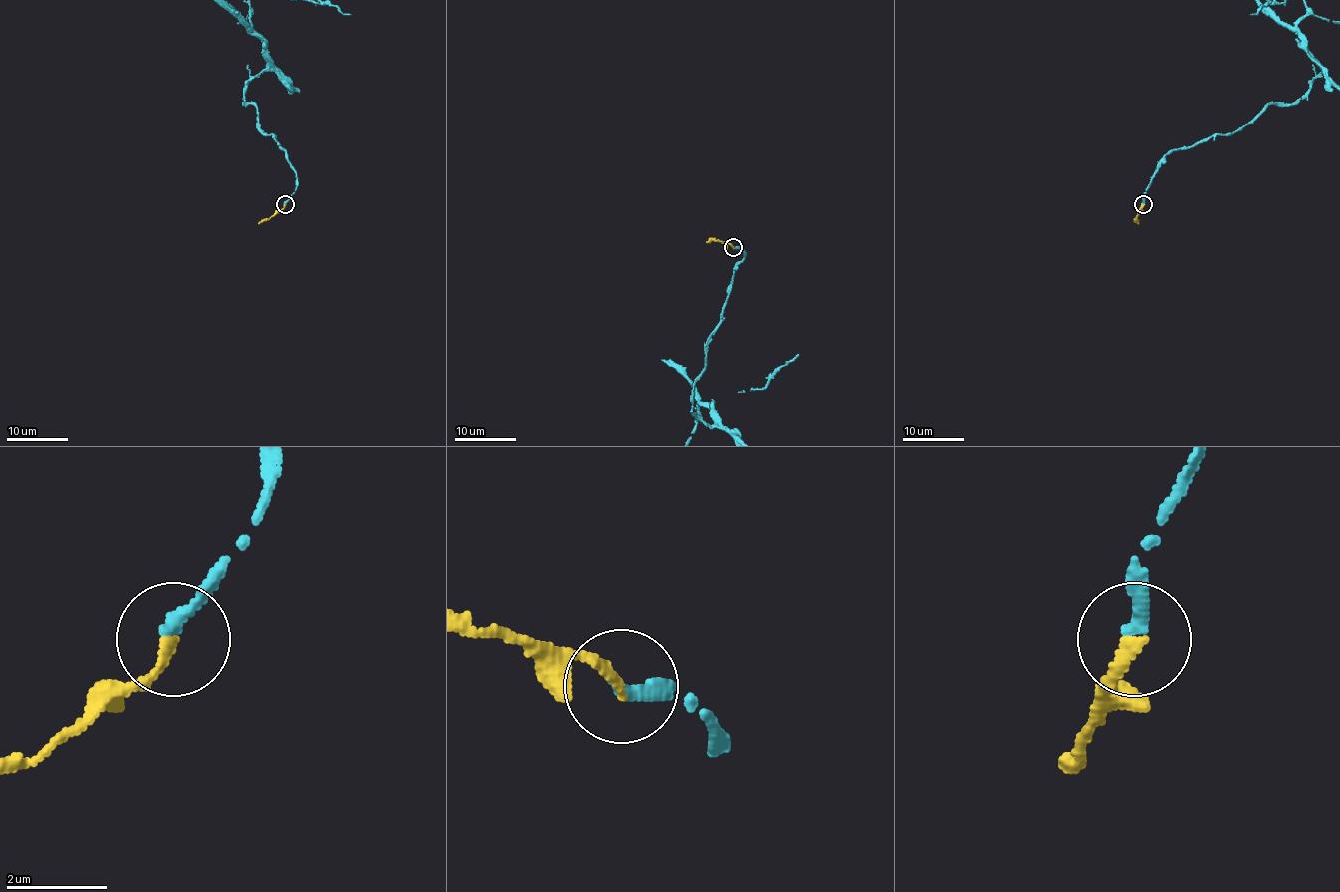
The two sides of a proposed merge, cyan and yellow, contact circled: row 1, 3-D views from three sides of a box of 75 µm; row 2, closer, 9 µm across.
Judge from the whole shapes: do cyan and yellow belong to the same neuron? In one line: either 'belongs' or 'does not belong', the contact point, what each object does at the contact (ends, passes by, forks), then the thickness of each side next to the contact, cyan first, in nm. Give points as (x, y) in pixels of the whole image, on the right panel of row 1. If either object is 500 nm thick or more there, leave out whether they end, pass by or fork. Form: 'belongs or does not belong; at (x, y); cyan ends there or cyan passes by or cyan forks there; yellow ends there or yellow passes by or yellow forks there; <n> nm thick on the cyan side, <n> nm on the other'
belongs; at (1143, 204); cyan ends there; yellow ends there; 280 nm thick on the cyan side, 200 nm on the other

